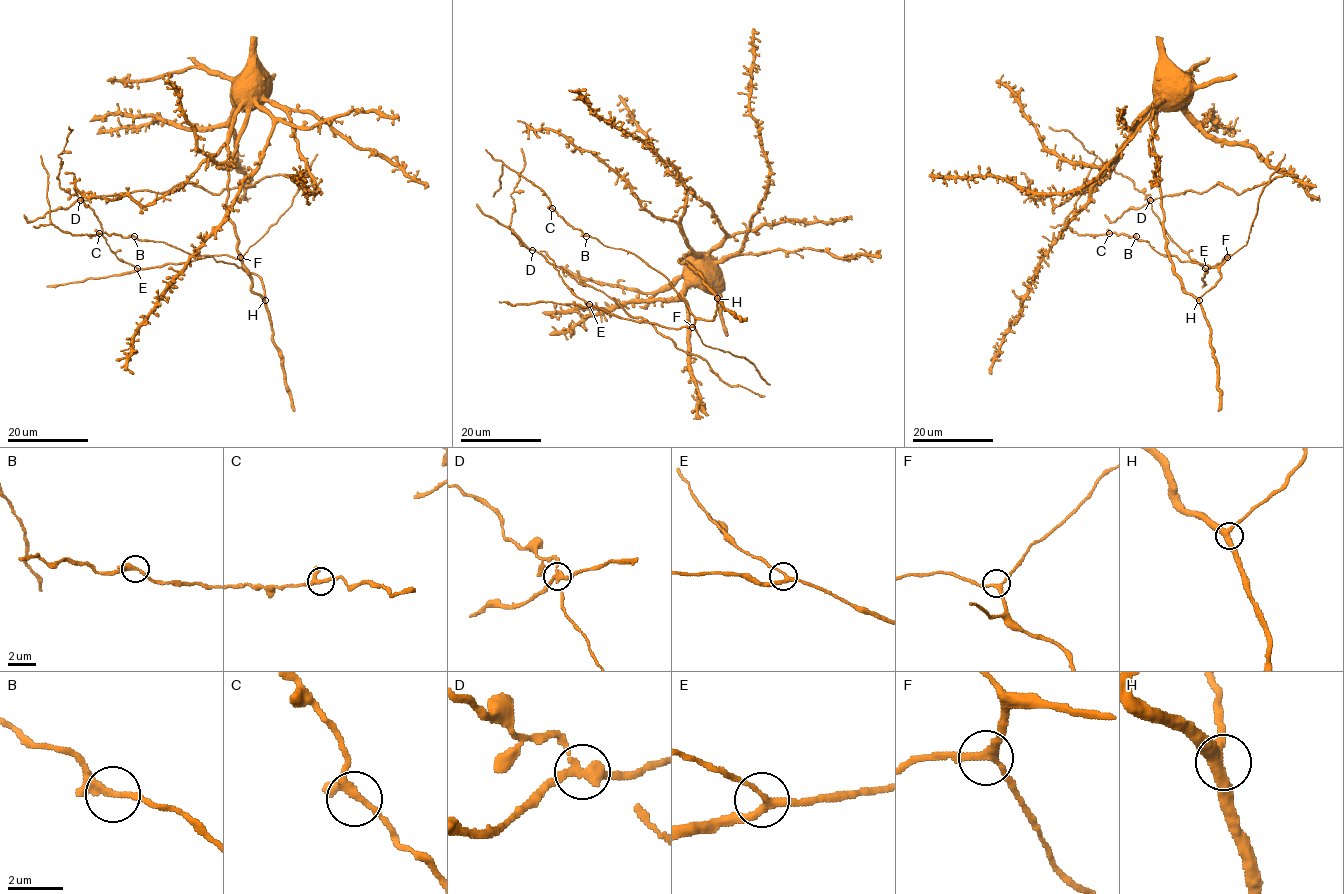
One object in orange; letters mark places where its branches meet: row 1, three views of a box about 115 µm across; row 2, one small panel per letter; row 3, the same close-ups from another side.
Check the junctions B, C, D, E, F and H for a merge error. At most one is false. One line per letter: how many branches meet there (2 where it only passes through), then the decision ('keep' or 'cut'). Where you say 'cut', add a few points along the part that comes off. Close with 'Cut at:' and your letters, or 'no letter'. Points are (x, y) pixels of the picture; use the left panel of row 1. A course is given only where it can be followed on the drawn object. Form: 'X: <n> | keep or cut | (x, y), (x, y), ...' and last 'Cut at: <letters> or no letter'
B: 3 | keep
C: 3 | keep
D: 3 | cut | (80, 200), (150, 191), (166, 193), (179, 183), (189, 183), (218, 194), (251, 186), (274, 174), (311, 174)
E: 3 | keep
F: 3 | keep
H: 3 | keep
Cut at: D

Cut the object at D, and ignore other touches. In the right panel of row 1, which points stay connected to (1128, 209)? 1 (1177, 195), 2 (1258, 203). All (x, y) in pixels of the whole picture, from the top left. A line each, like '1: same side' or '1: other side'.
1: same side
2: other side

